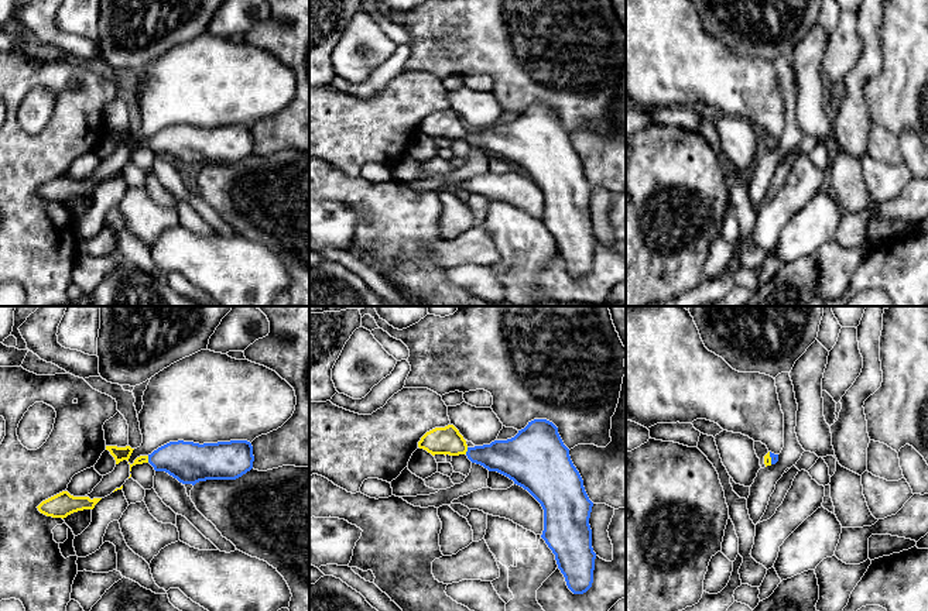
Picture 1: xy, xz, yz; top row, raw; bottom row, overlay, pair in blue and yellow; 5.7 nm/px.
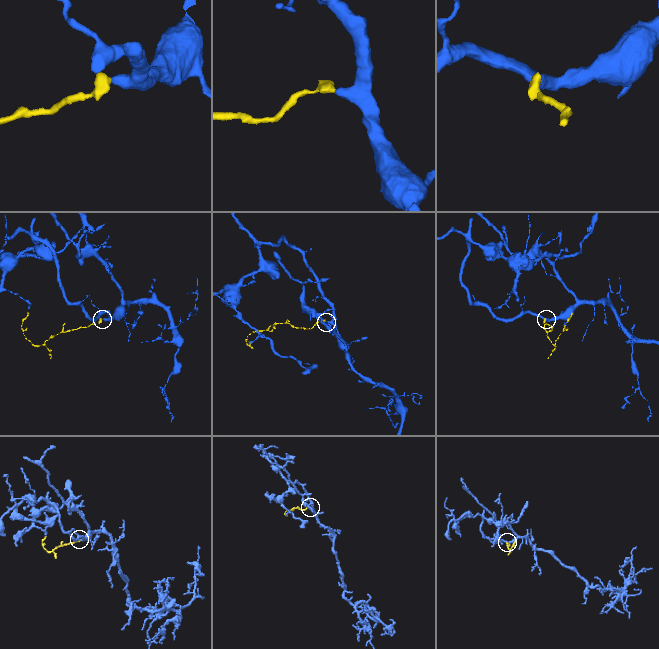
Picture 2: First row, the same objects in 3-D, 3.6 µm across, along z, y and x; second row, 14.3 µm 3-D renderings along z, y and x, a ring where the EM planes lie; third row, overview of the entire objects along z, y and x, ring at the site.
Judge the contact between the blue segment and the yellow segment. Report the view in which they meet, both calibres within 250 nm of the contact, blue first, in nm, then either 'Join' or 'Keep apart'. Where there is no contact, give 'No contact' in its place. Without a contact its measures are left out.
Touches blue in xy. Thickness 240 nm (blue) against 50 nm. Join

